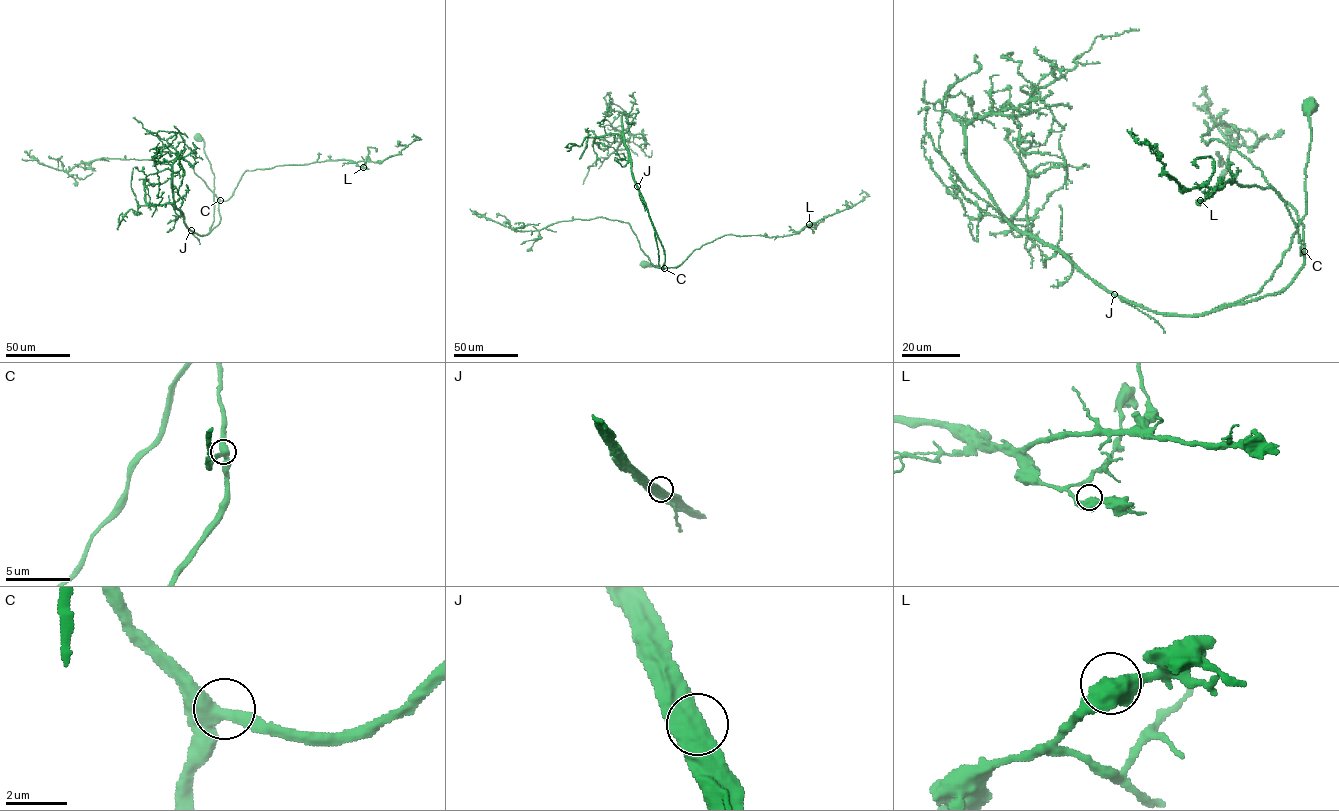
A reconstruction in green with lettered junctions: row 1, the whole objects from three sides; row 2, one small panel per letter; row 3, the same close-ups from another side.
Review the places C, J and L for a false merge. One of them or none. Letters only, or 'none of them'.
none of them

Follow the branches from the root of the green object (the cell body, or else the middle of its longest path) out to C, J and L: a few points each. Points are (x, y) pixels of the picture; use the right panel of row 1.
C: (1308, 107), (1306, 214), (1282, 262), (1263, 287), (1216, 309), (1280, 293), (1303, 265), (1304, 251)
J: (1308, 107), (1311, 142), (1306, 167), (1306, 214), (1282, 262), (1258, 292), (1197, 315), (1159, 314), (1114, 294)
L: (1308, 107), (1306, 214), (1263, 287), (1216, 309), (1280, 293), (1305, 256), (1280, 195), (1232, 179), (1200, 200)

